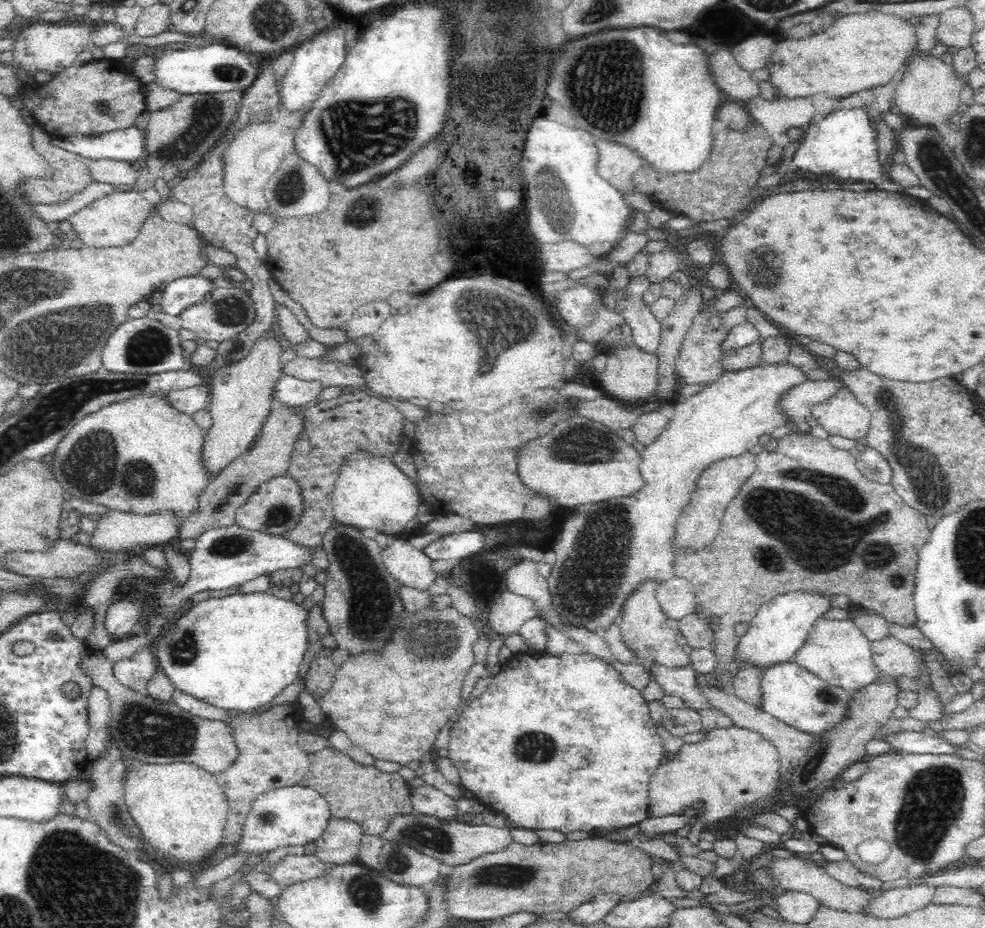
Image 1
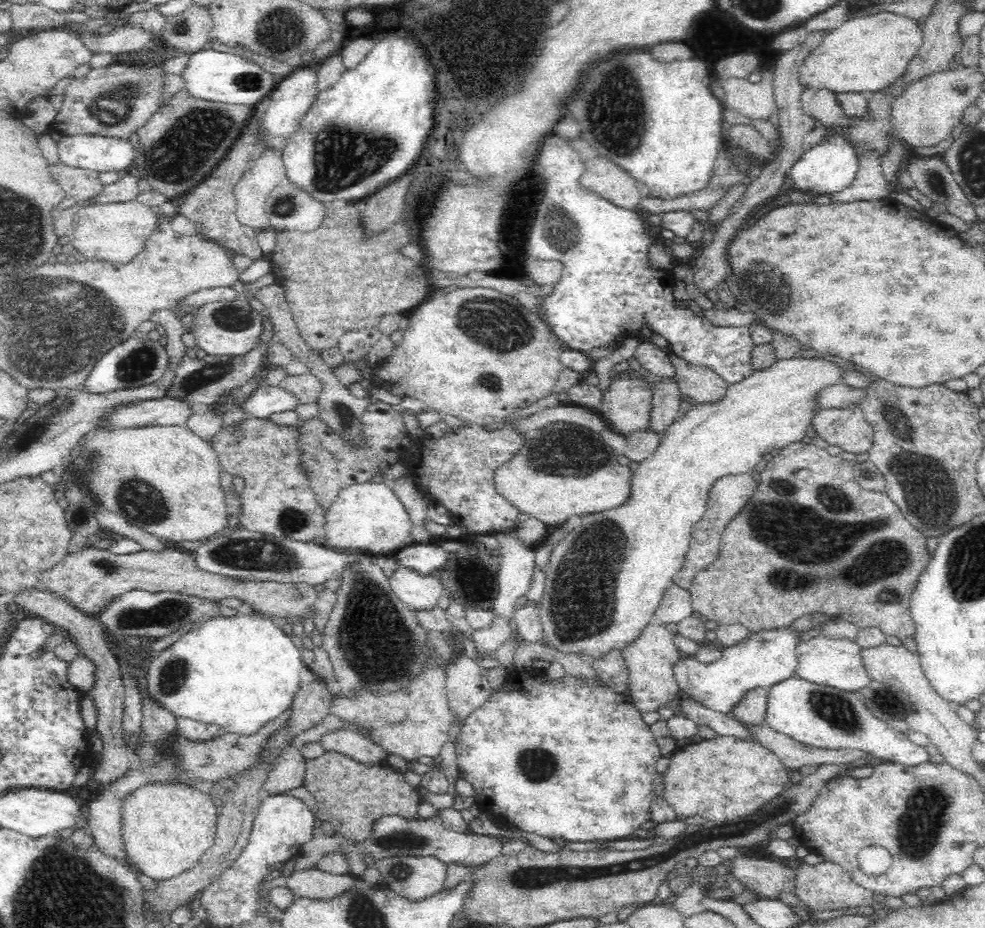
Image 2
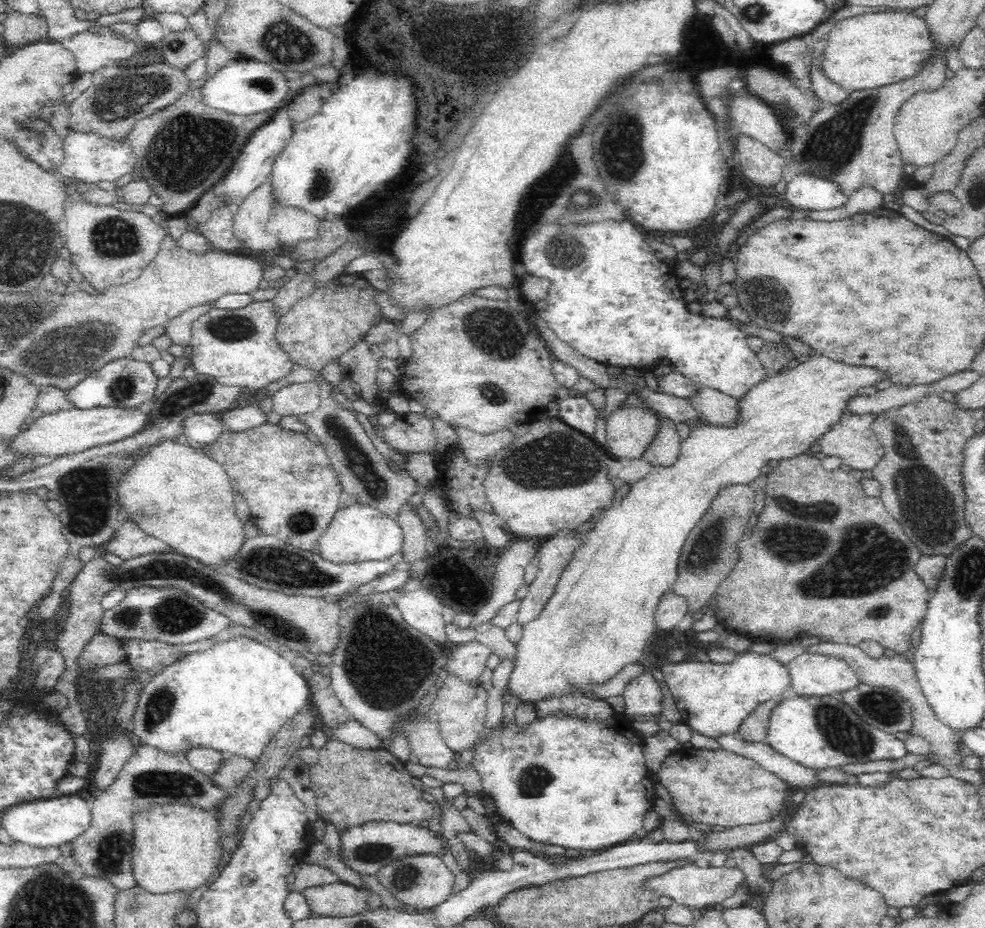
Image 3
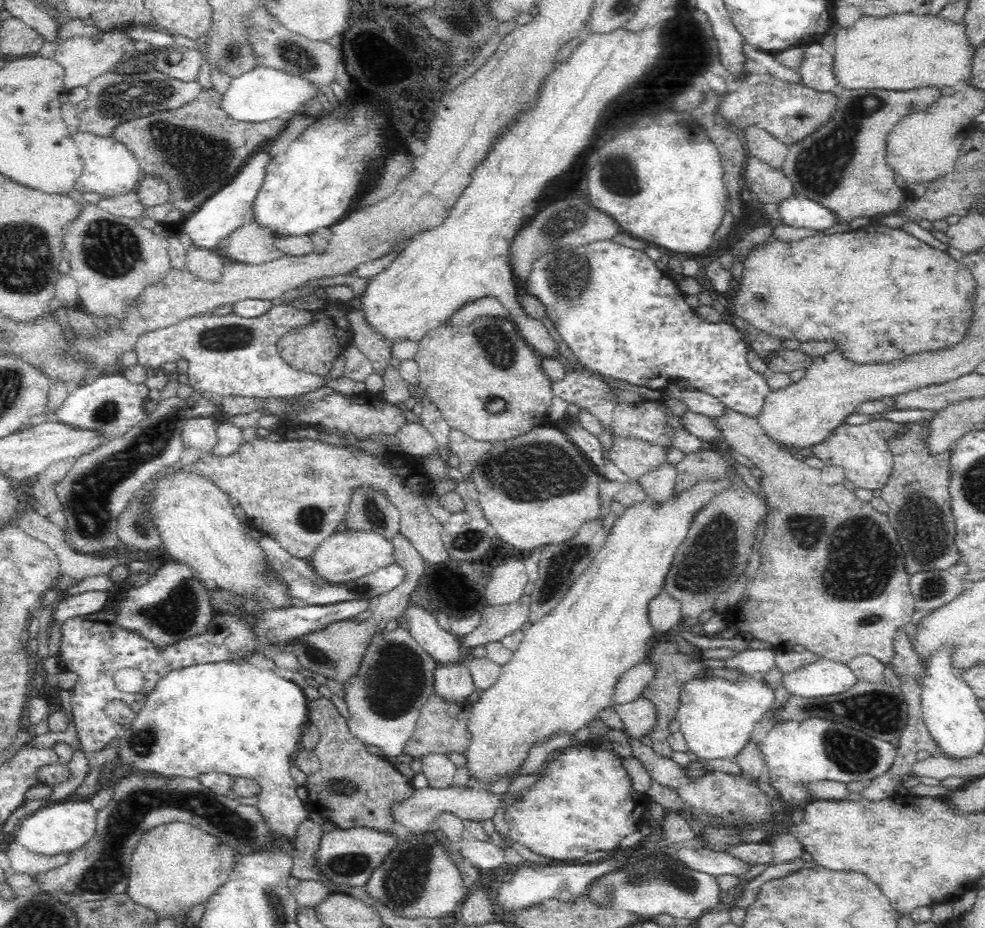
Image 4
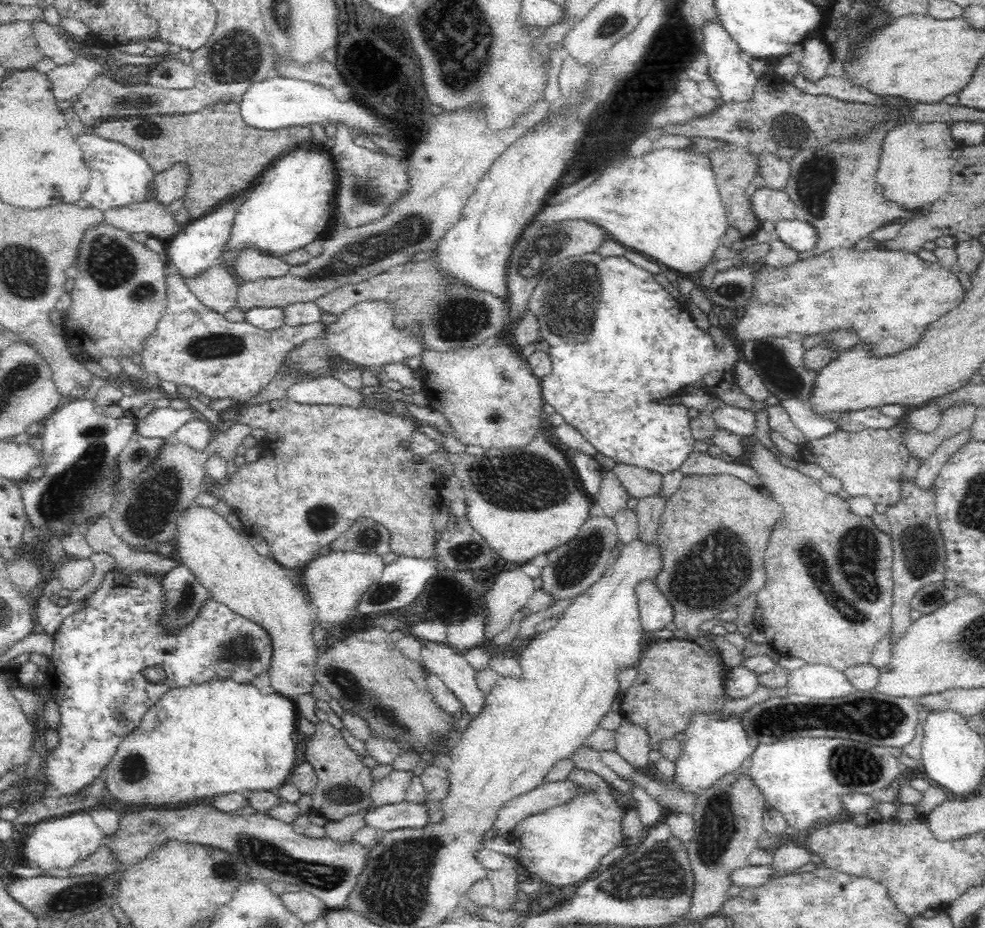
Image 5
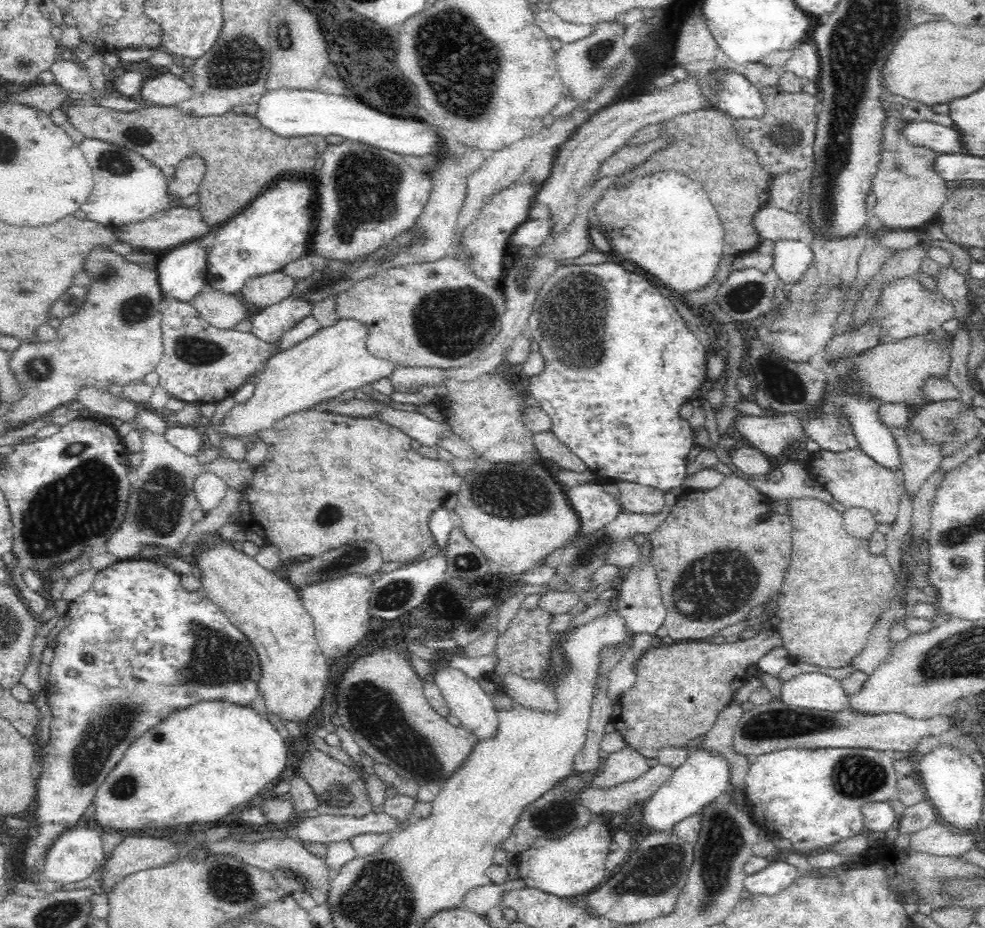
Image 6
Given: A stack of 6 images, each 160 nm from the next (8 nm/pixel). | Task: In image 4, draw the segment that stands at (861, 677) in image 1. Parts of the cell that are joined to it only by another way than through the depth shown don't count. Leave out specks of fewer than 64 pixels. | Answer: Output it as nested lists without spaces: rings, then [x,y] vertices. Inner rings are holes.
[[[823,659],[785,674],[781,683],[790,695],[804,699],[844,693],[857,681],[846,664]]]

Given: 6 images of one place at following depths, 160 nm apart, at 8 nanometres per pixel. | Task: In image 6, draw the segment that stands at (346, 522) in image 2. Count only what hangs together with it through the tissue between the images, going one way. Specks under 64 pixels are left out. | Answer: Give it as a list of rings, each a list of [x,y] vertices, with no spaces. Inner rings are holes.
[[[358,571],[347,572],[339,577],[319,580],[300,588],[302,604],[313,618],[317,645],[327,661],[345,657],[366,636],[372,616],[369,614],[369,598],[373,591],[370,575]]]

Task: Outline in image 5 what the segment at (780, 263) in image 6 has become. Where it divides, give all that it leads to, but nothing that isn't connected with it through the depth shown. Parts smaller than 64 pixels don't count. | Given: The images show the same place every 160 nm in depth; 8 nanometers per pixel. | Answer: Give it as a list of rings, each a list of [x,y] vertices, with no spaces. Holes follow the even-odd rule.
[[[799,214],[794,220],[778,220],[774,224],[778,237],[787,242],[788,247],[800,253],[800,256],[812,252],[815,248],[818,230],[808,220],[800,218]]]

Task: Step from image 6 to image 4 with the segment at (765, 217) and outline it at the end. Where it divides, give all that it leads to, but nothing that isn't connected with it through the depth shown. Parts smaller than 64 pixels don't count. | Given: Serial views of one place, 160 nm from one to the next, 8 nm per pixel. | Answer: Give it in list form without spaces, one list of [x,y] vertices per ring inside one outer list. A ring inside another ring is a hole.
[[[751,155],[746,158],[741,172],[743,186],[762,204],[780,204],[782,200],[790,198],[793,183],[780,167],[774,167],[762,159]]]

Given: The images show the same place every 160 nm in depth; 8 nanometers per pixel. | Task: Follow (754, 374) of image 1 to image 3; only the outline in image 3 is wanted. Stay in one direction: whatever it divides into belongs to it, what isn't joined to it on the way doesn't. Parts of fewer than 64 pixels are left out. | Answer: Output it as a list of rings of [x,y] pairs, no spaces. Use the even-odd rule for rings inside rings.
[[[812,354],[810,358],[802,363],[799,363],[795,368],[782,368],[782,372],[769,372],[764,379],[759,380],[756,385],[751,386],[737,402],[737,415],[731,425],[714,425],[704,419],[692,424],[687,437],[684,437],[680,443],[680,450],[676,455],[673,463],[669,465],[654,465],[645,474],[642,475],[638,482],[634,482],[629,490],[624,491],[618,498],[617,504],[614,504],[609,509],[600,512],[596,517],[594,528],[590,532],[581,537],[578,548],[572,551],[570,560],[567,560],[562,574],[558,577],[554,592],[548,598],[548,602],[544,605],[542,612],[531,621],[523,625],[522,638],[517,644],[517,659],[515,668],[510,675],[508,682],[508,690],[511,695],[517,697],[520,704],[532,704],[535,708],[537,702],[547,698],[568,695],[591,697],[590,682],[608,682],[630,664],[642,664],[644,660],[644,652],[649,644],[649,638],[656,633],[657,626],[655,623],[655,612],[660,602],[662,595],[670,590],[671,586],[678,578],[678,562],[682,552],[682,546],[690,534],[690,530],[696,526],[696,523],[704,516],[709,509],[709,505],[716,498],[718,491],[732,484],[750,484],[755,478],[761,475],[761,469],[769,461],[779,461],[783,458],[792,458],[809,452],[809,447],[817,442],[818,437],[824,434],[832,423],[838,422],[840,415],[845,410],[846,401],[856,395],[857,390],[861,386],[876,386],[878,382],[886,380],[885,376],[874,370],[864,366],[852,366],[843,362],[836,362],[834,359],[824,355]]]

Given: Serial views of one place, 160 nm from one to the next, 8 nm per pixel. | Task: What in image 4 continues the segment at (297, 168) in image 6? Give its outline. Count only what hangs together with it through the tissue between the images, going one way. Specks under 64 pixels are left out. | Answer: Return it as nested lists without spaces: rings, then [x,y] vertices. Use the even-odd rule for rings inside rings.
[[[201,88],[190,102],[175,109],[149,114],[125,122],[113,130],[112,136],[135,156],[143,176],[150,175],[167,184],[169,192],[168,202],[172,208],[180,212],[185,219],[197,210],[212,194],[218,192],[222,186],[230,182],[242,163],[264,142],[270,142],[276,134],[280,134],[288,117],[278,117],[262,122],[242,122],[230,118],[220,107],[220,93],[214,89]]]

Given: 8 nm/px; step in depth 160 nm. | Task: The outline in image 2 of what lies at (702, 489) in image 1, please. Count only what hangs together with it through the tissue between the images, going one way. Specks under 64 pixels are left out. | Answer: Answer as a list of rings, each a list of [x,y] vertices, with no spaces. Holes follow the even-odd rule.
[[[752,473],[727,474],[720,476],[712,484],[707,496],[706,512],[692,527],[690,548],[684,553],[680,570],[673,576],[673,582],[687,589],[691,578],[696,571],[707,567],[717,556],[720,546],[720,536],[726,526],[726,522],[748,502],[748,498],[757,486],[757,479]]]

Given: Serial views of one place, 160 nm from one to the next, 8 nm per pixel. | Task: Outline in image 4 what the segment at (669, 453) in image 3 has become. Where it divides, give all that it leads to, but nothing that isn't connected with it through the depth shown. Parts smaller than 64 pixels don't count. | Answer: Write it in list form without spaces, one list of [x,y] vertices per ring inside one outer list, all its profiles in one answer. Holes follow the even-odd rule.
[[[665,458],[661,463],[648,469],[640,479],[646,490],[647,498],[661,501],[672,494],[672,490],[674,490],[676,465]]]

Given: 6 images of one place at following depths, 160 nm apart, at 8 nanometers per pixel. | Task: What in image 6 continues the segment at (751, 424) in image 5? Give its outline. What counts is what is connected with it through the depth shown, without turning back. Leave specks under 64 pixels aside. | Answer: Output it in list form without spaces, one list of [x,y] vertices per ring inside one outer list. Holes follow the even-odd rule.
[[[793,414],[778,417],[737,416],[732,428],[741,434],[750,446],[755,446],[772,460],[785,460],[786,450],[794,443],[806,441],[806,435]]]

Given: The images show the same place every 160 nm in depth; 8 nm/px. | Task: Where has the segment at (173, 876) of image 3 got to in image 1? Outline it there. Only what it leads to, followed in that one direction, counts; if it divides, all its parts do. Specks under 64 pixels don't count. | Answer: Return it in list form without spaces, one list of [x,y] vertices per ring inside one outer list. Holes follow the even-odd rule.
[[[178,761],[169,763],[131,763],[125,768],[124,795],[125,802],[138,827],[144,833],[148,845],[157,850],[153,855],[160,868],[168,864],[196,863],[214,854],[220,847],[224,827],[227,823],[229,803],[222,786],[218,784],[215,774],[193,762]]]

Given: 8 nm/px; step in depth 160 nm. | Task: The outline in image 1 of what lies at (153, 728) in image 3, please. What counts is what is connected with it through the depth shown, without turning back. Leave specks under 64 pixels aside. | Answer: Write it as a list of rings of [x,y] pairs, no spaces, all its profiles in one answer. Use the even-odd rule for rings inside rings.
[[[268,590],[265,592],[237,591],[230,594],[230,596],[222,596],[222,598],[200,600],[194,606],[188,604],[182,617],[178,618],[174,625],[165,632],[165,635],[156,641],[154,648],[155,652],[157,652],[158,666],[162,666],[162,669],[166,672],[168,679],[174,684],[175,688],[184,690],[187,694],[206,700],[209,704],[224,710],[248,710],[269,704],[277,695],[281,694],[284,688],[298,679],[298,674],[302,670],[302,662],[304,662],[304,654],[306,654],[306,648],[308,648],[308,627],[308,608],[306,608],[306,604],[298,604],[293,599],[278,598],[274,594],[268,594]]]

